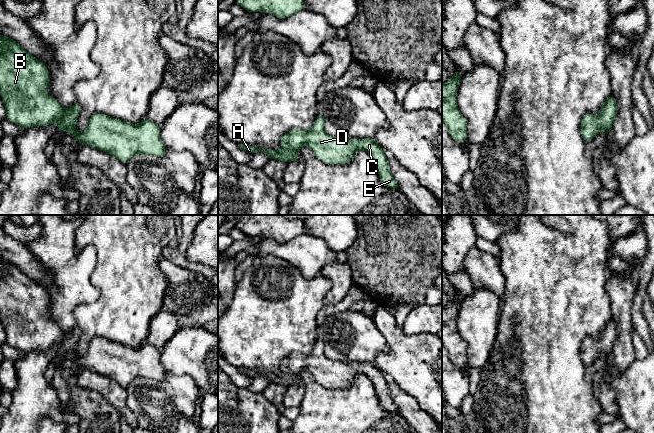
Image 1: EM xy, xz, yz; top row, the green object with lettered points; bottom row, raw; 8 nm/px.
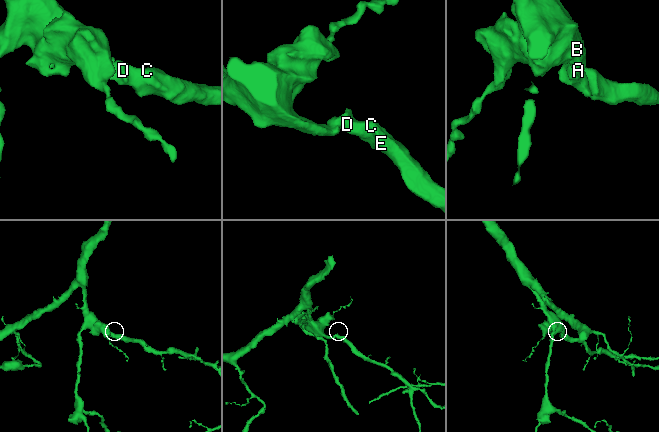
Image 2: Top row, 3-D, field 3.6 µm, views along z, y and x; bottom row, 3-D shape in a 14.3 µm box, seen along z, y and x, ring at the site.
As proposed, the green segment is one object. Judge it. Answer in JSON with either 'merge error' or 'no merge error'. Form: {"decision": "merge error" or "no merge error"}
{"decision": "no merge error"}

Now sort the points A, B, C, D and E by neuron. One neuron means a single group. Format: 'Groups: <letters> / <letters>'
Groups: A B C D E

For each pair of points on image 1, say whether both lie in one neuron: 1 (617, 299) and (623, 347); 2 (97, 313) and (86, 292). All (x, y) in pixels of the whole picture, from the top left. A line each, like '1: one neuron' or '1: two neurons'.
1: one neuron
2: two neurons

